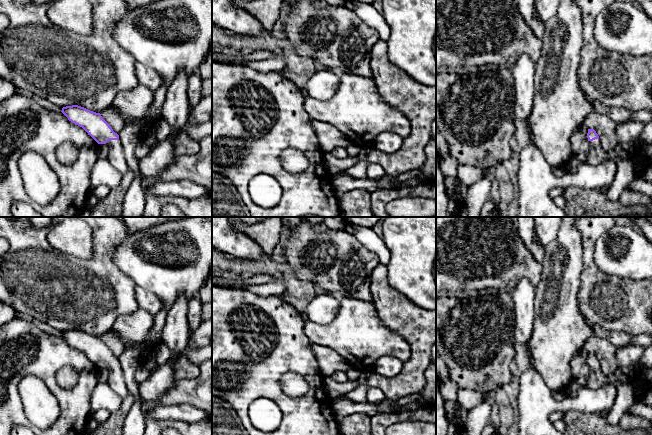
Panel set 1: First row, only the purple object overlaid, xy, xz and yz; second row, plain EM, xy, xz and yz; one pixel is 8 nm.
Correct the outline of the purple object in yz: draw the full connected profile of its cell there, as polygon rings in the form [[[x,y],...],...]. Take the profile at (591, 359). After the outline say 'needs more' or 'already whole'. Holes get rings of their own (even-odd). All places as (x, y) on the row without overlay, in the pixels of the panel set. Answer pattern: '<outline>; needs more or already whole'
[[[652,344],[645,348],[642,357],[637,362],[629,366],[619,367],[609,376],[605,376],[602,373],[599,360],[594,353],[588,353],[587,362],[590,367],[591,375],[588,382],[584,386],[580,386],[580,389],[582,387],[599,389],[607,383],[619,386],[630,382],[642,368],[652,367]]]; needs more

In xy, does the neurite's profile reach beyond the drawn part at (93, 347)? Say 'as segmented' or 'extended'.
extended

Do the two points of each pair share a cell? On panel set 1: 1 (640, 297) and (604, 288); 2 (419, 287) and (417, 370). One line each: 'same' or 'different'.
1: same
2: different

